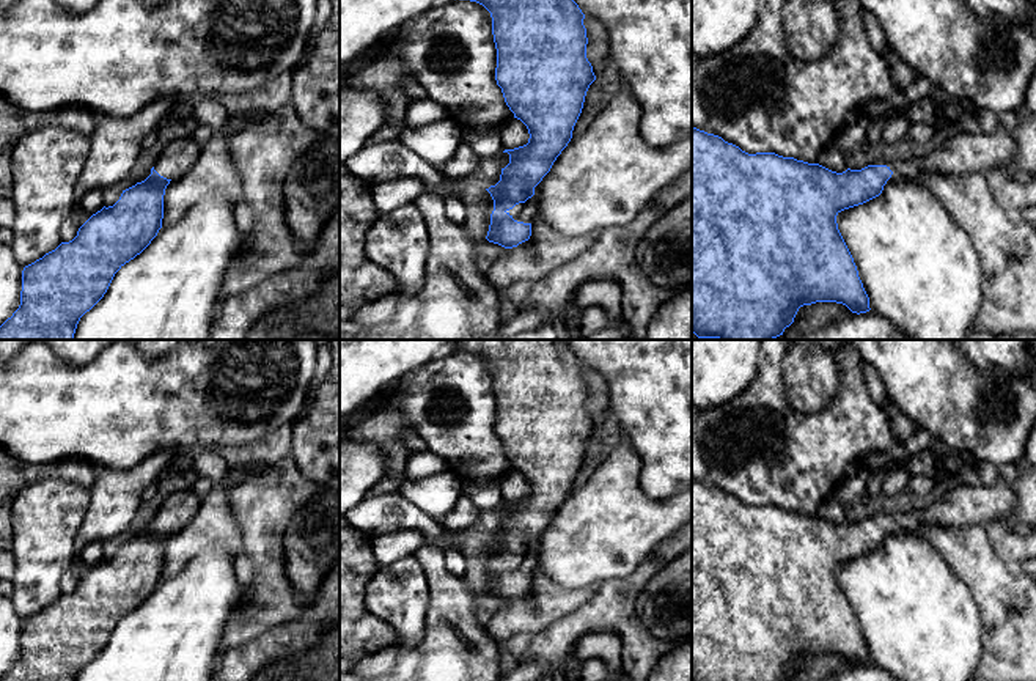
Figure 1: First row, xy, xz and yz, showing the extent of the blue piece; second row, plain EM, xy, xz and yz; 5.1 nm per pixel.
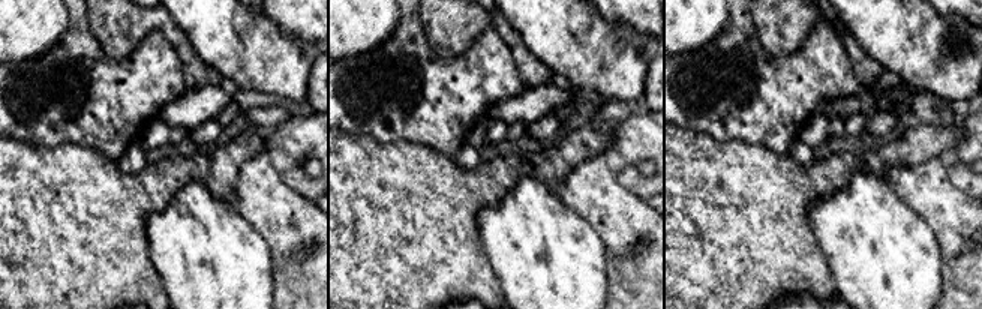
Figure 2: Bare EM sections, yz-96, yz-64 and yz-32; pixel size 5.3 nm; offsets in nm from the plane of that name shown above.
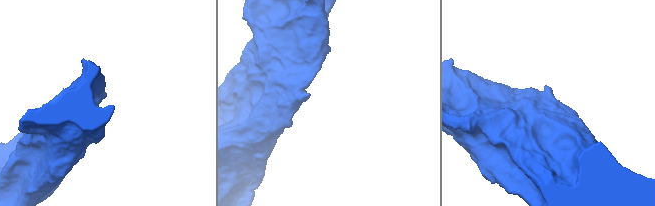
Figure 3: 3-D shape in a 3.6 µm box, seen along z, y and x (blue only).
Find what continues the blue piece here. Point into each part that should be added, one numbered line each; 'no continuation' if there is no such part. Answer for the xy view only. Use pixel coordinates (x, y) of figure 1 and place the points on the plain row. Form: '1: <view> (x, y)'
1: xy (178, 510)

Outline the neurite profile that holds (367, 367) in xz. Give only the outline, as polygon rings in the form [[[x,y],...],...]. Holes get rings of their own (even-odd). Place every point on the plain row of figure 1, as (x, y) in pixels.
[[[340,340],[340,418],[355,410],[399,377],[434,360],[439,348],[456,340]]]

